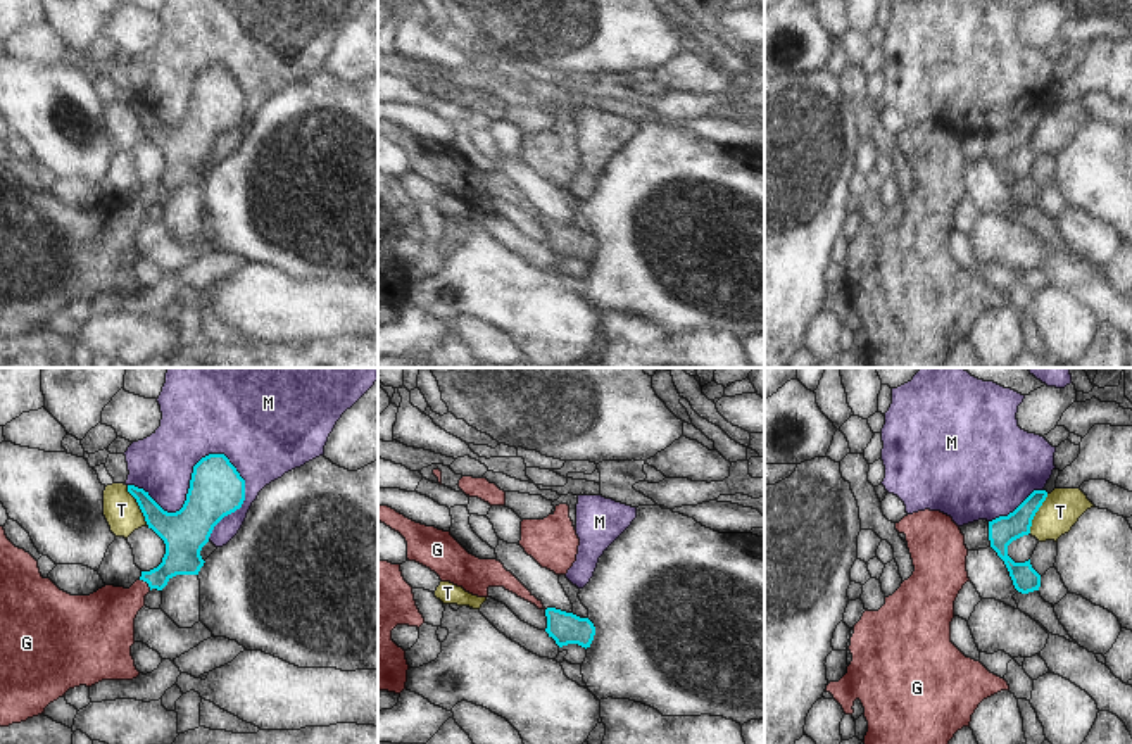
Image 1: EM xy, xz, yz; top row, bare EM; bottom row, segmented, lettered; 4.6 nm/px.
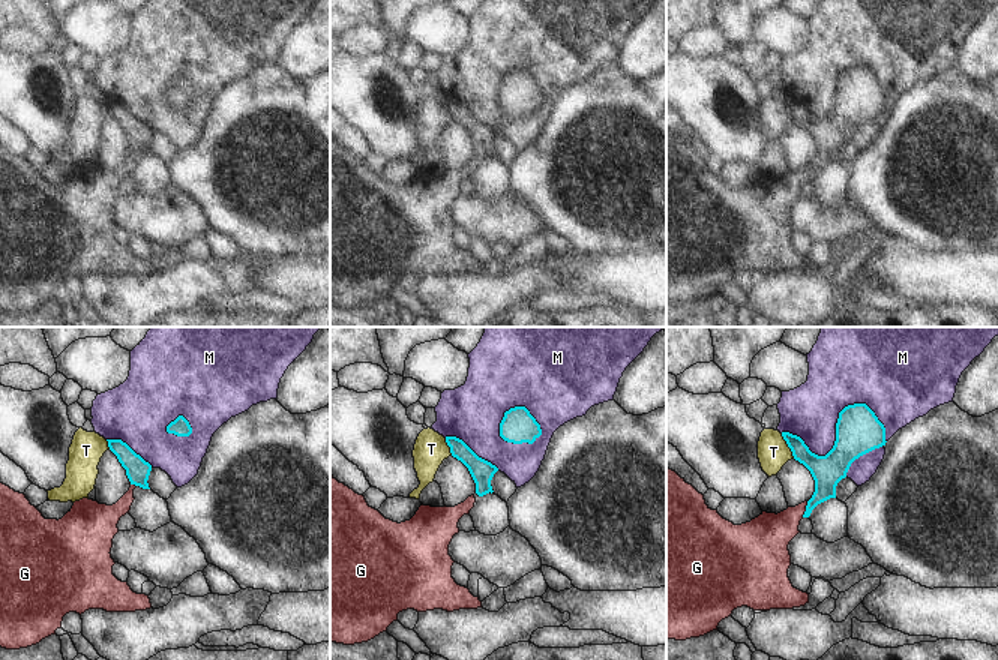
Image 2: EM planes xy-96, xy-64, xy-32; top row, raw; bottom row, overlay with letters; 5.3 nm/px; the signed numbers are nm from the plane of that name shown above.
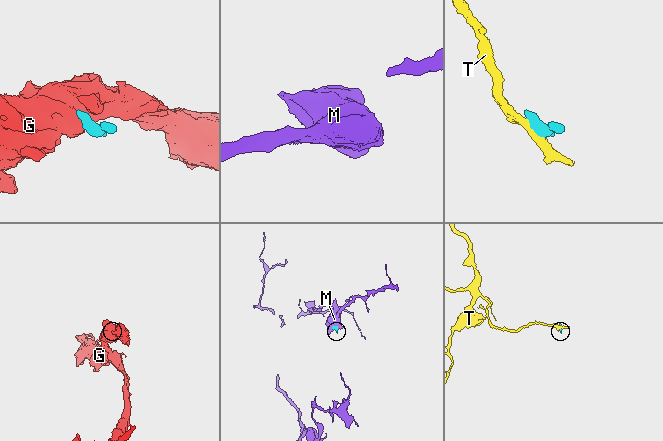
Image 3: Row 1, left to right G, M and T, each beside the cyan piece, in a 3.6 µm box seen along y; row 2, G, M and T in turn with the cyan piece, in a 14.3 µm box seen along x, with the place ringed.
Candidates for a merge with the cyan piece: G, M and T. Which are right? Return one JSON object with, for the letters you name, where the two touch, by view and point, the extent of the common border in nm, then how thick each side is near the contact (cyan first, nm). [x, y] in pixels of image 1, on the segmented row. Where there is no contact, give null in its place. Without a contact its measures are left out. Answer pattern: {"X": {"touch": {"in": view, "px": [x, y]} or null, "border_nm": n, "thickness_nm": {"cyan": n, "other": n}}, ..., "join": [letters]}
{"G": {"touch": {"in": "xy", "px": [147, 582]}, "border_nm": 80, "thickness_nm": {"cyan": 180, "other": 260}}, "join": ["G"]}

